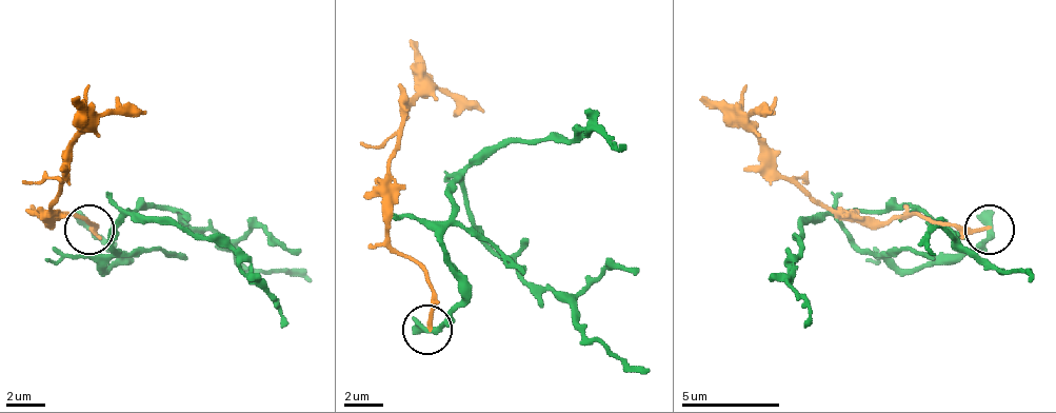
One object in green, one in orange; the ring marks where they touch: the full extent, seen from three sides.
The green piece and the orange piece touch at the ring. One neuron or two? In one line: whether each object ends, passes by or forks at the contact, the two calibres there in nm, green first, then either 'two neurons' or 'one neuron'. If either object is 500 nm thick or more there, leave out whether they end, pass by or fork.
green ends there; orange ends there; 480 nm thick on the green side, 200 nm on the other; two neurons

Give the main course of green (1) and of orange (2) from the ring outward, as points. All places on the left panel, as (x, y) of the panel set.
1: (91, 231), (124, 260), (110, 270), (120, 221), (159, 207), (208, 225), (253, 270), (312, 280)
2: (91, 231), (95, 225), (51, 216), (51, 221), (65, 152), (95, 122), (144, 113)

